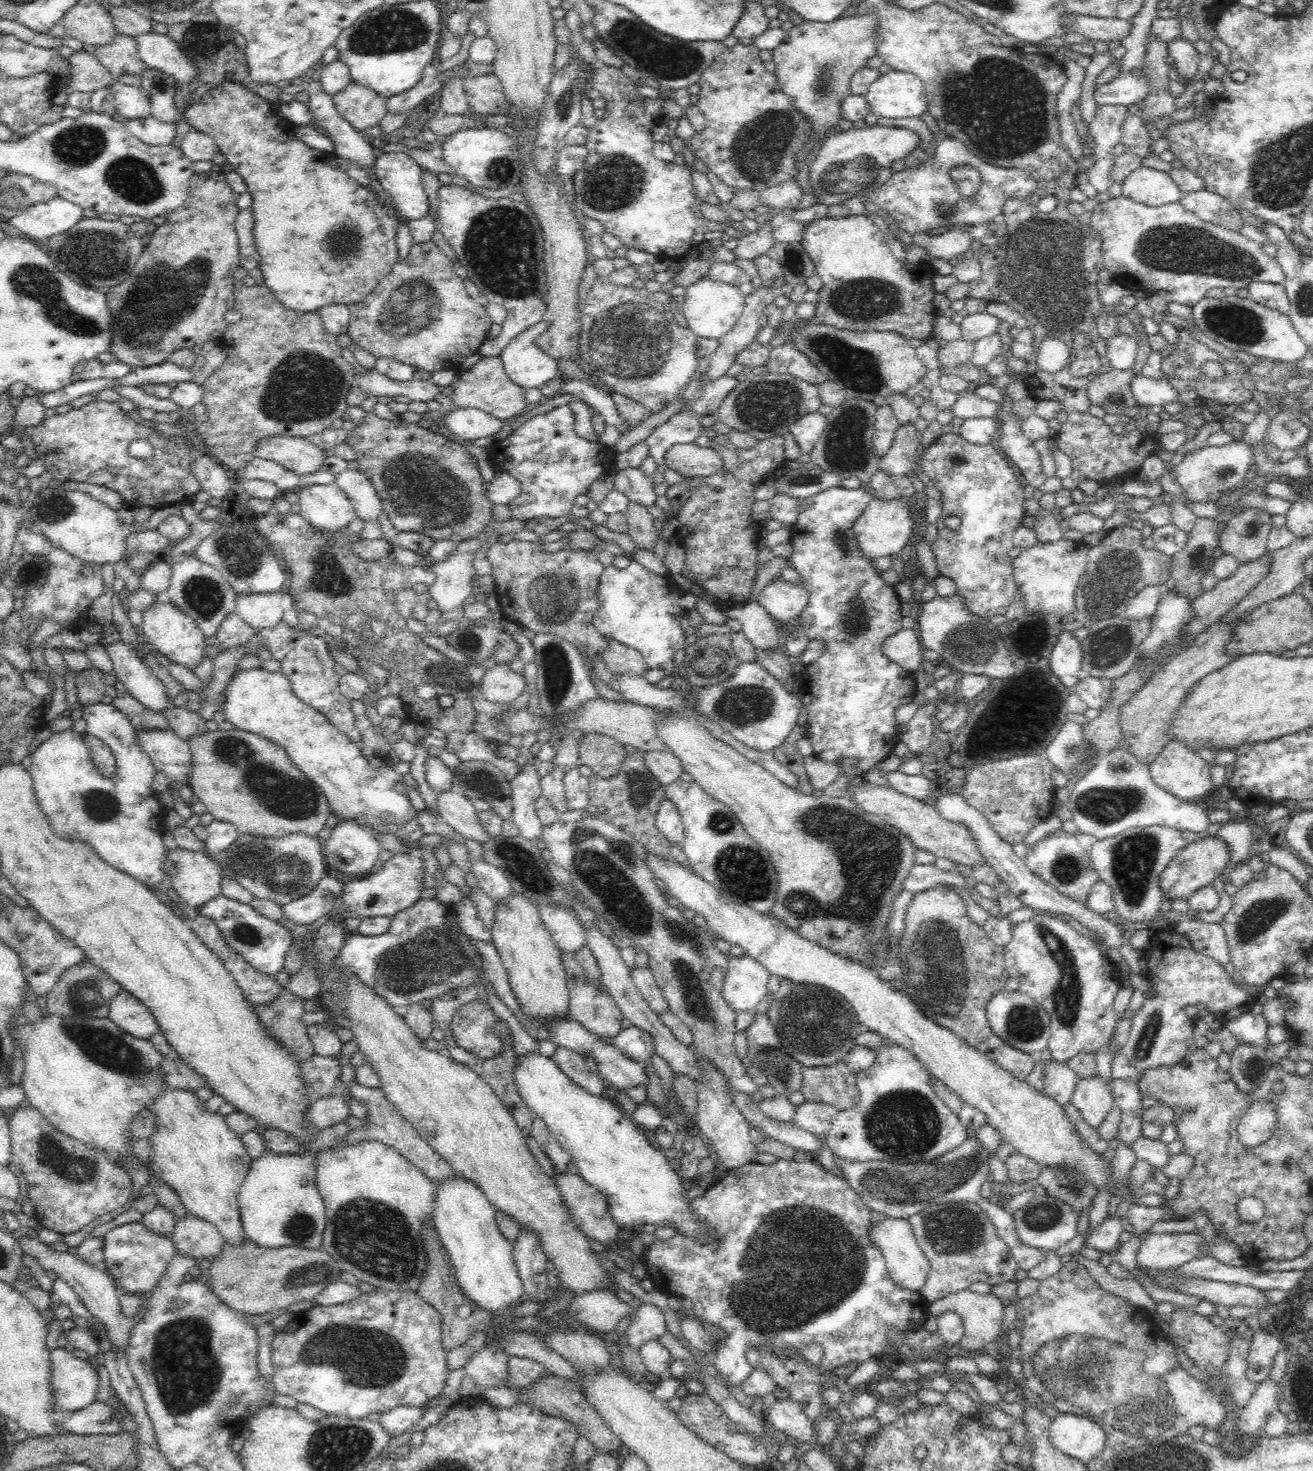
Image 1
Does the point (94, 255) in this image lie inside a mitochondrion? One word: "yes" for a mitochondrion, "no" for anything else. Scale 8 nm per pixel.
yes

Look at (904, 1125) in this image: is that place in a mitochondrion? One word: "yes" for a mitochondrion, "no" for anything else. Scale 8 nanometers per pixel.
yes

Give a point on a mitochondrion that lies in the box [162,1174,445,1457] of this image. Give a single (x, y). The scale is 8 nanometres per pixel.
(375, 1239)

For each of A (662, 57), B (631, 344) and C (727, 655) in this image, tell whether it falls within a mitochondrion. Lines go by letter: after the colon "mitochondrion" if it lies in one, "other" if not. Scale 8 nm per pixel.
A: mitochondrion
B: mitochondrion
C: mitochondrion

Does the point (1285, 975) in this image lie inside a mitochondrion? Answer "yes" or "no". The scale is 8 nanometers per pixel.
no

